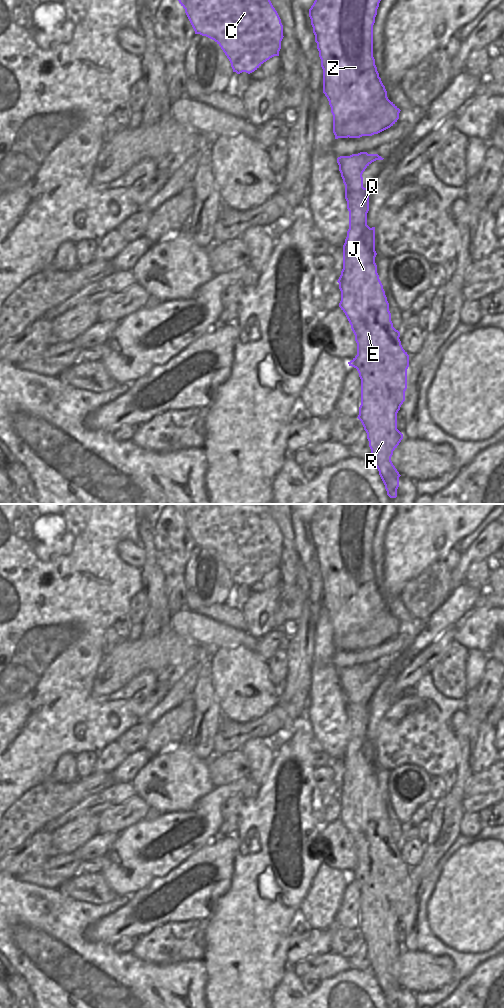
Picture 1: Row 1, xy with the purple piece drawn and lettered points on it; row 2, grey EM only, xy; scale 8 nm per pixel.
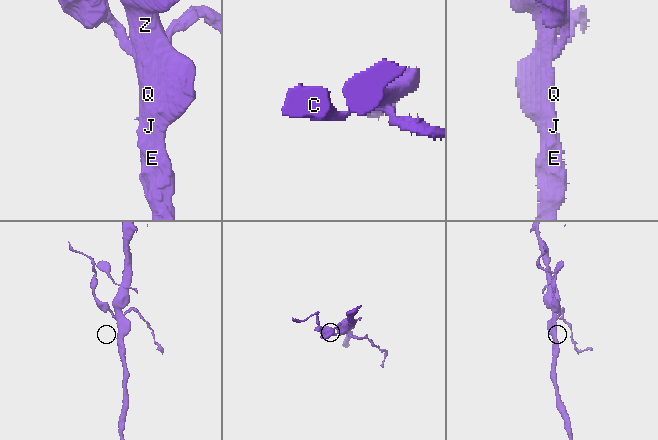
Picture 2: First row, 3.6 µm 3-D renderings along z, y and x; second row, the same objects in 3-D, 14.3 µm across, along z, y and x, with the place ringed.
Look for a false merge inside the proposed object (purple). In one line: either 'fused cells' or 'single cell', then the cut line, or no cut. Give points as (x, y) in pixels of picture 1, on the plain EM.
fused cells | xy (388, 611), (378, 615), (357, 631), (339, 633), (336, 642)

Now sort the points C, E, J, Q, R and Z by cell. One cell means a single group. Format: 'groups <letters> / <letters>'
groups C / E J Q R Z

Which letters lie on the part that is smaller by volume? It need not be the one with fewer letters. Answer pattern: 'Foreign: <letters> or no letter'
Foreign: C

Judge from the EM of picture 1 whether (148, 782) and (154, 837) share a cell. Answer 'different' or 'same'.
different

